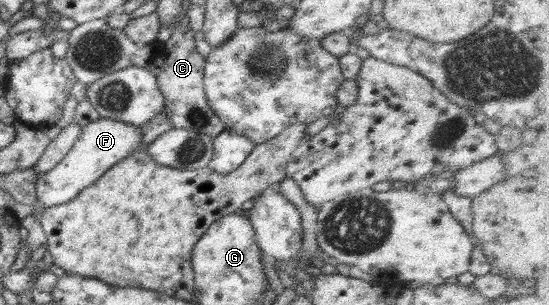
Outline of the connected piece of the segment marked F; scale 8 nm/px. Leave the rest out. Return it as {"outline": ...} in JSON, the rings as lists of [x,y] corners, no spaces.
{"outline":[[[100,117],[85,125],[78,135],[78,140],[64,159],[54,169],[50,169],[44,177],[37,179],[35,183],[36,198],[38,198],[35,205],[37,212],[33,216],[39,219],[39,211],[42,208],[52,208],[72,201],[84,188],[95,183],[118,161],[144,149],[141,128],[140,125]]]}

